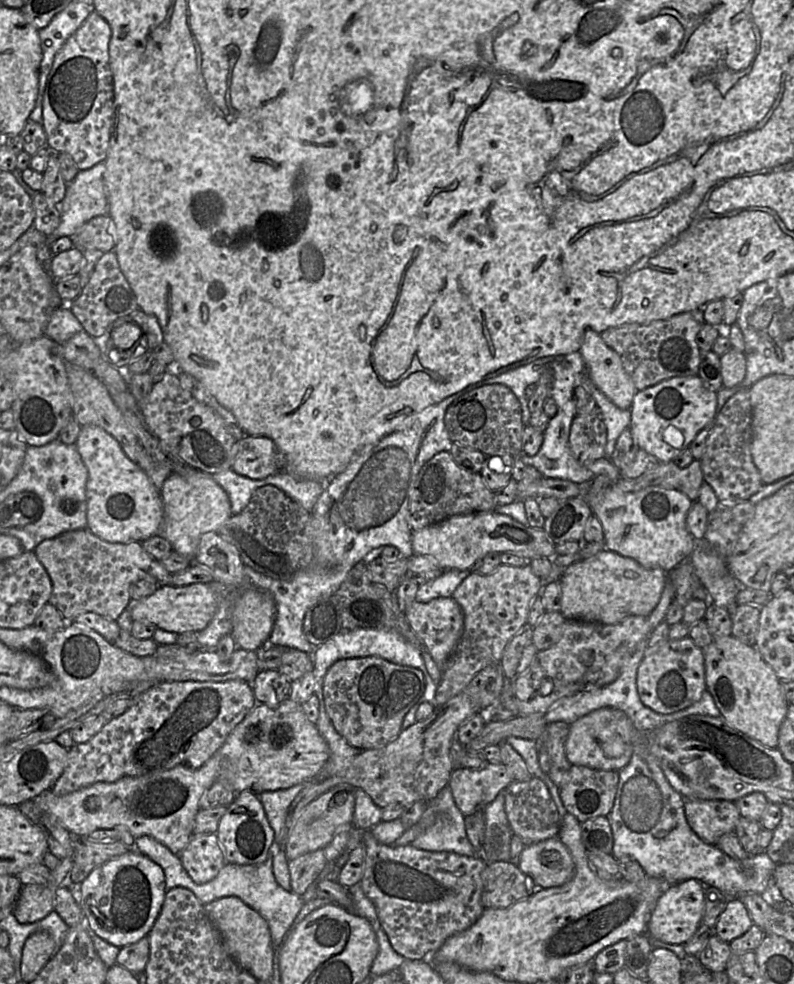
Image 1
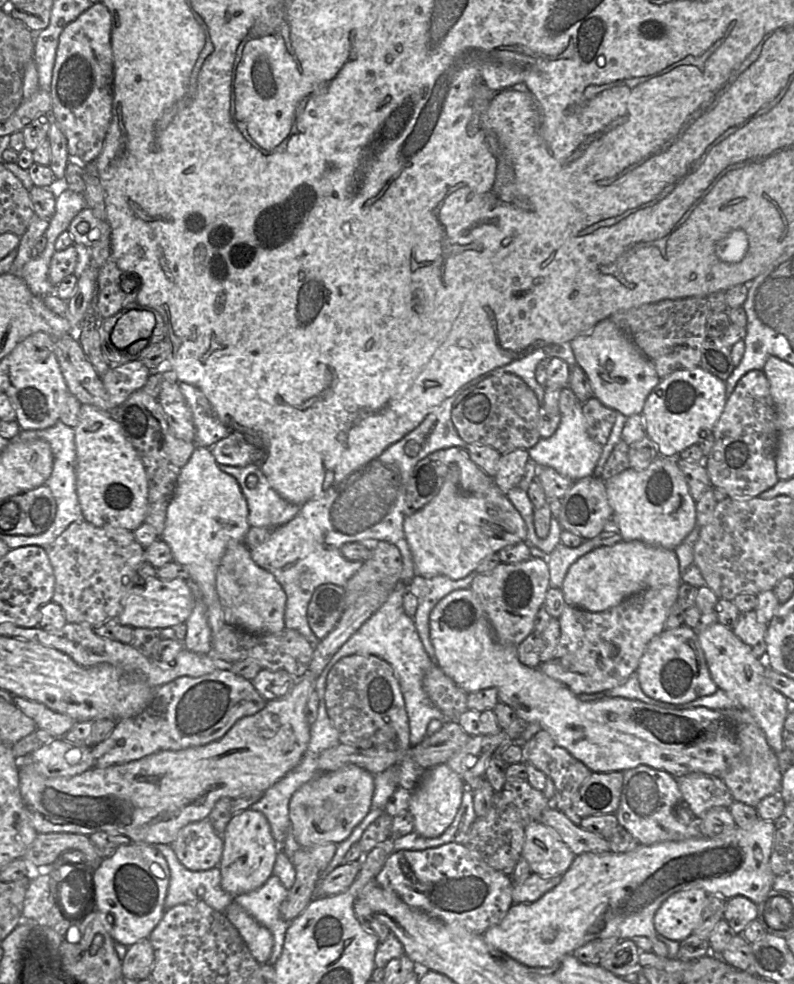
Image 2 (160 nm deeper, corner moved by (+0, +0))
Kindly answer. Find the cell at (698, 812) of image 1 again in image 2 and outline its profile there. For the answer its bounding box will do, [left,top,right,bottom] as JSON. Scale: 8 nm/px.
[676,772,734,819]

